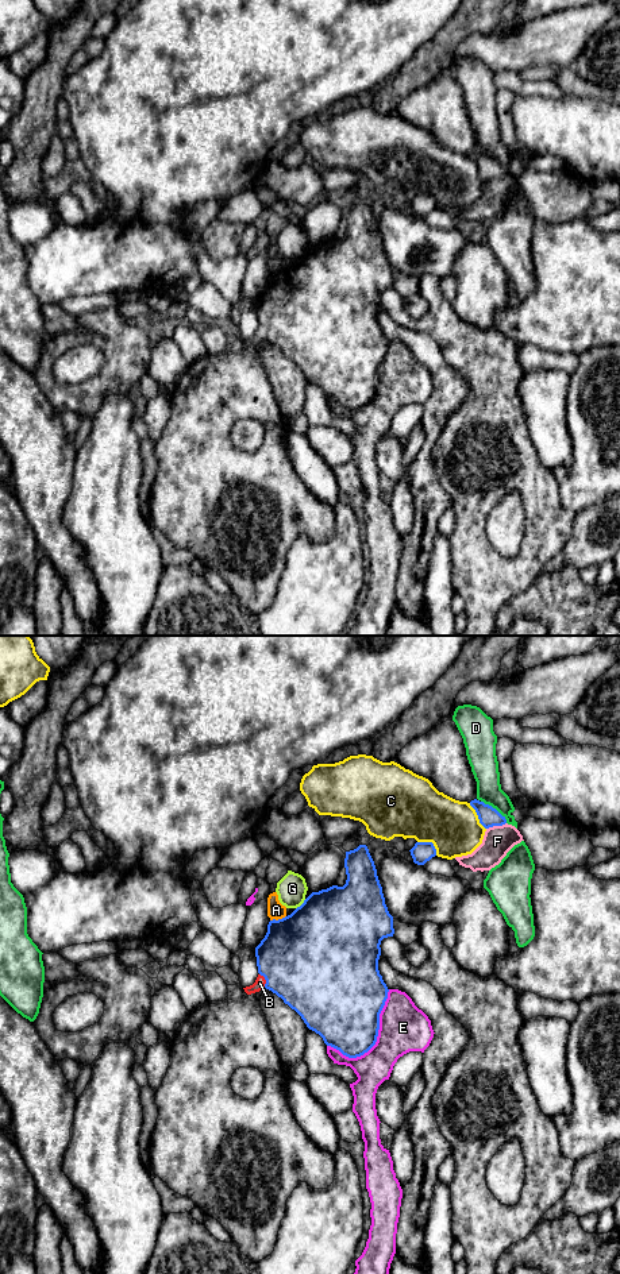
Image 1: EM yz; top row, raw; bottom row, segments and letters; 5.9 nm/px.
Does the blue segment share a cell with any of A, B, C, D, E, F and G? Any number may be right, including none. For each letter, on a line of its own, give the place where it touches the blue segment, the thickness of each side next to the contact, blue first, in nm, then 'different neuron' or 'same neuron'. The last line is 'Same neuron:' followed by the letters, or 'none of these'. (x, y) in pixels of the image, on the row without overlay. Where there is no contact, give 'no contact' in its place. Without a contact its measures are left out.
A: yz (278, 271) | 500/100 nm | different neuron
B: yz (265, 331) | 500/70 nm | same neuron
C: yz (431, 195) | 120/360 nm | different neuron
D: yz (495, 161) | 120/160 nm | different neuron
E: yz (376, 393) | 400/280 nm | different neuron
F: yz (496, 177) | 120/180 nm | different neuron
G: yz (301, 257) | 500/180 nm | different neuron
Same neuron: B

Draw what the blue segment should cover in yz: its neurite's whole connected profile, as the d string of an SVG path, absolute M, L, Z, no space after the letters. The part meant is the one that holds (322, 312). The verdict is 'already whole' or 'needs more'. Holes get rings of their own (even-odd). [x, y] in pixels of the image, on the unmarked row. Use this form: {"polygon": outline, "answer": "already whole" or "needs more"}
{"polygon": "M359 197L357 201L346 204L344 220L346 220L347 232L343 239L332 238L327 242L312 244L304 252L304 255L300 259L297 259L290 267L278 273L273 271L269 274L265 290L255 300L257 318L259 327L253 337L246 339L243 341L247 347L259 344L265 340L272 343L278 350L281 350L285 356L288 356L292 362L294 362L301 368L307 379L319 386L327 398L339 402L343 408L348 410L357 410L367 405L377 394L378 382L380 382L380 366L385 358L389 344L378 323L378 312L381 308L380 297L384 290L393 289L394 281L393 281L393 269L389 266L388 259L385 256L382 239L380 236L377 221L369 205L367 198Z", "answer": "needs more"}

